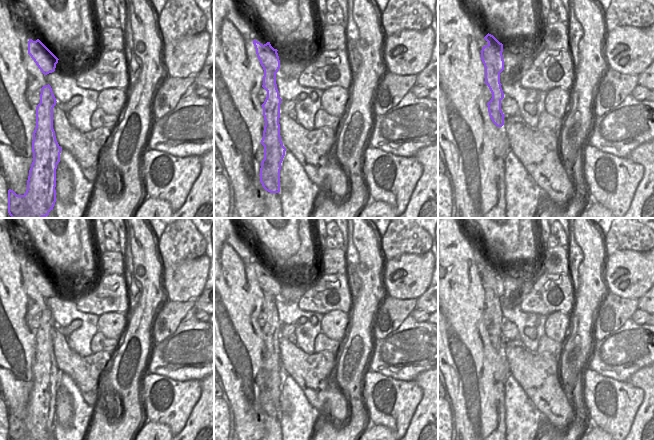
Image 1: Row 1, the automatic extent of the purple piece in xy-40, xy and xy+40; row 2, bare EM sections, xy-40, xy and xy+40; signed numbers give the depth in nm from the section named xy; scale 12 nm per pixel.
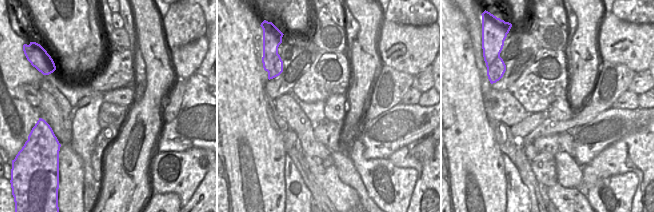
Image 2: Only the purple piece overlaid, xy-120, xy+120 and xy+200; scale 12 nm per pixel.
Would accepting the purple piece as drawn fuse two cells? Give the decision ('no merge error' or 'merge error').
no merge error

